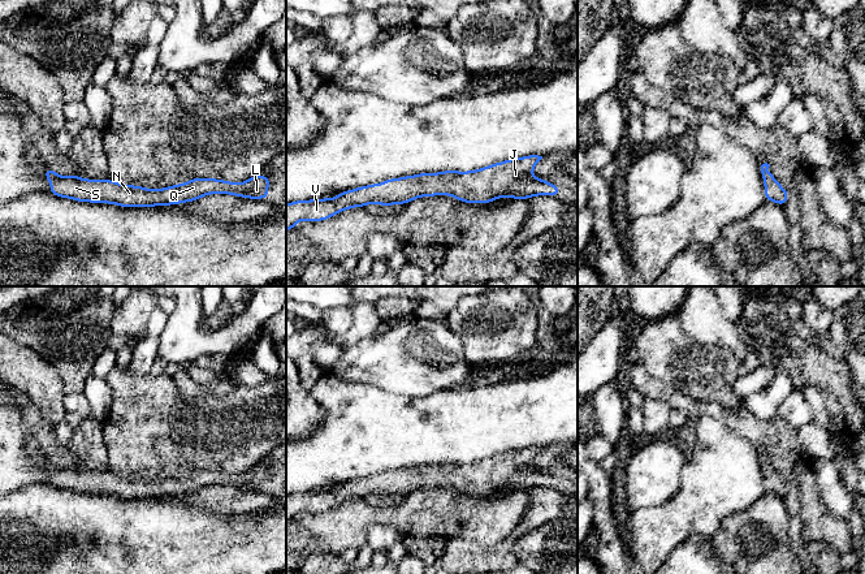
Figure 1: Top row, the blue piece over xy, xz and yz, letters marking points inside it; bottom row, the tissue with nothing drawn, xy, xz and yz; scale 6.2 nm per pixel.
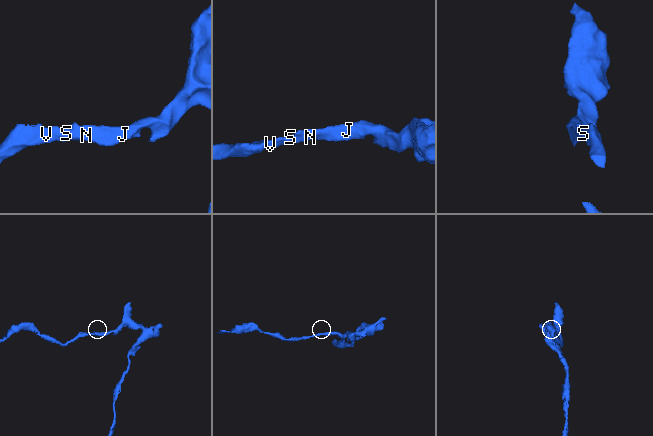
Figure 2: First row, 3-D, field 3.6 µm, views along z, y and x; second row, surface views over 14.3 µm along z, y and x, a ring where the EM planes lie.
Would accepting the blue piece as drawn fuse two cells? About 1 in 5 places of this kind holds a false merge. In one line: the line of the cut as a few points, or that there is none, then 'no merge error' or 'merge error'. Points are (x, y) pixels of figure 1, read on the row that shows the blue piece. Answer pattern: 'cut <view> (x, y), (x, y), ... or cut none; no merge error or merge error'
cut none; no merge error

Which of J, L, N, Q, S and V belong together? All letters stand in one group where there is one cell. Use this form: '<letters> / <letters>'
J L N Q S V

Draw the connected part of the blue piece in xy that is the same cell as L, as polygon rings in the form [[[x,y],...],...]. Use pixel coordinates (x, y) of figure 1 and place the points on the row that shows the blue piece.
[[[53,169],[42,171],[51,182],[48,193],[77,202],[111,203],[121,207],[161,207],[194,202],[208,194],[232,194],[250,199],[269,197],[271,177],[252,176],[242,184],[216,178],[193,178],[189,182],[157,190],[138,185],[126,186],[112,180],[86,180],[79,176],[62,177]]]

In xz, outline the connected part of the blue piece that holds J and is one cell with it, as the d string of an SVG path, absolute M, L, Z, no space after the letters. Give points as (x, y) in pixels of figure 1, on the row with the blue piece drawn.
M539 155L514 157L477 171L419 173L339 193L332 199L297 200L286 204L286 230L302 220L323 221L354 207L369 203L390 207L420 197L451 195L464 203L486 204L503 197L515 200L536 195L559 195L559 186L531 174L542 159Z

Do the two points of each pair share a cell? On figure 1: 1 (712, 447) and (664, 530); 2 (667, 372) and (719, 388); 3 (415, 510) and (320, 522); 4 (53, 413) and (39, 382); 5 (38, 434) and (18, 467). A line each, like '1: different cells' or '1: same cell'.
1: same cell
2: same cell
3: same cell
4: same cell
5: different cells

